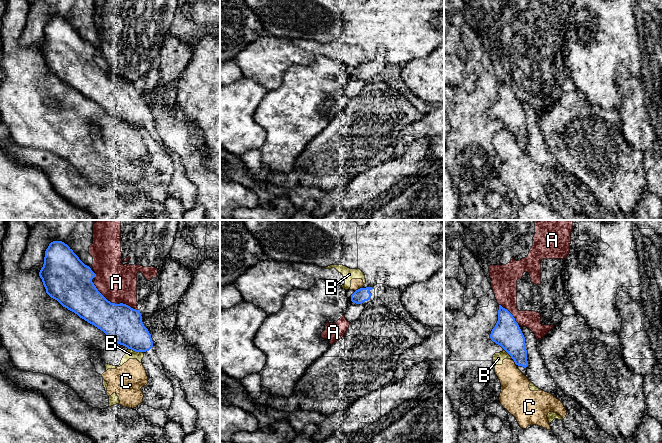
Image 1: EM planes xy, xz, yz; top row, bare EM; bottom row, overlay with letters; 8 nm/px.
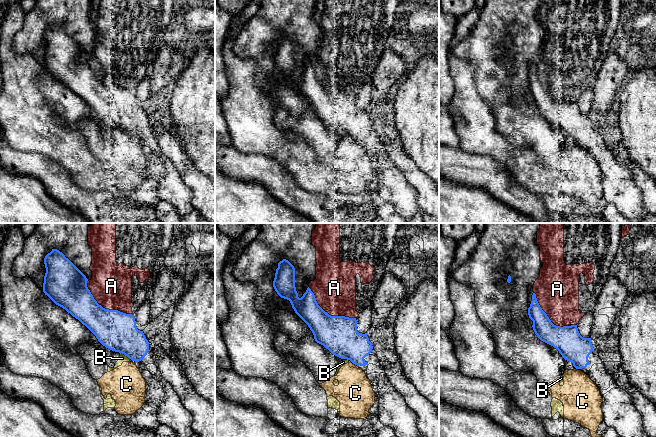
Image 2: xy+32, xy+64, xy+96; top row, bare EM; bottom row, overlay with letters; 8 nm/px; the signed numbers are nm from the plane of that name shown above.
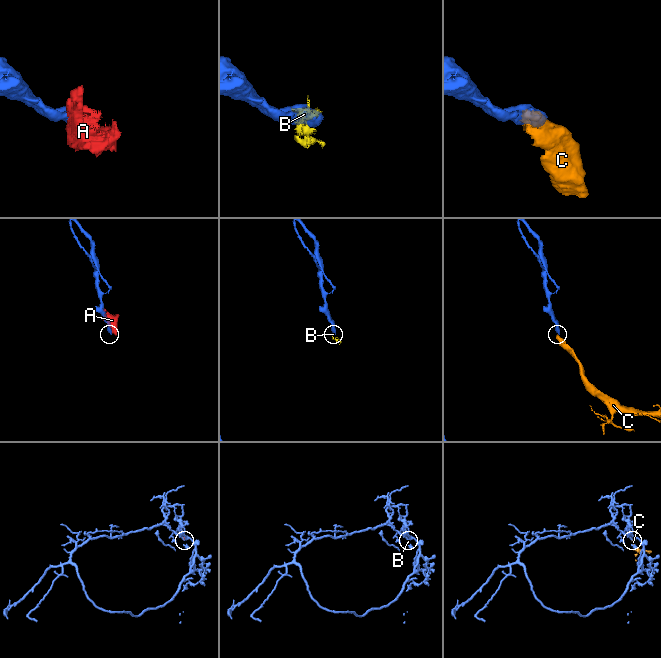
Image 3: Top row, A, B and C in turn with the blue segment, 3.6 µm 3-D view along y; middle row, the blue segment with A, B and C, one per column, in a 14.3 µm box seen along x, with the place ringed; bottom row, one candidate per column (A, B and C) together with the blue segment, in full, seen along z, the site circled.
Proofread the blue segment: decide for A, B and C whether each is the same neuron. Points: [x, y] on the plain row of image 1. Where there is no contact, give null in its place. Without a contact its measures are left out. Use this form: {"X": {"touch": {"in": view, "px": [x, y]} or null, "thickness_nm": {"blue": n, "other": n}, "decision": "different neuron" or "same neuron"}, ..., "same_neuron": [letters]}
{"A": {"touch": {"in": "yz", "px": [510, 89]}, "thickness_nm": {"blue": 220, "other": 200}, "decision": "different neuron"}, "B": {"touch": {"in": "xy", "px": [135, 127]}, "thickness_nm": {"blue": 300, "other": 70}, "decision": "different neuron"}, "C": {"touch": {"in": "xz", "px": [358, 65]}, "thickness_nm": {"blue": 120, "other": 90}, "decision": "different neuron"}, "same_neuron": []}

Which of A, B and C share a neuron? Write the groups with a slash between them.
A / B / C

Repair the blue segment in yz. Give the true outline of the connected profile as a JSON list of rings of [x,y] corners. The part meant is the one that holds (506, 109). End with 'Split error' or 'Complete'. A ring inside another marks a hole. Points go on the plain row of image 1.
[[[501,81],[490,114],[511,132],[516,141],[524,144],[528,142],[525,113],[513,91]]]. Complete

